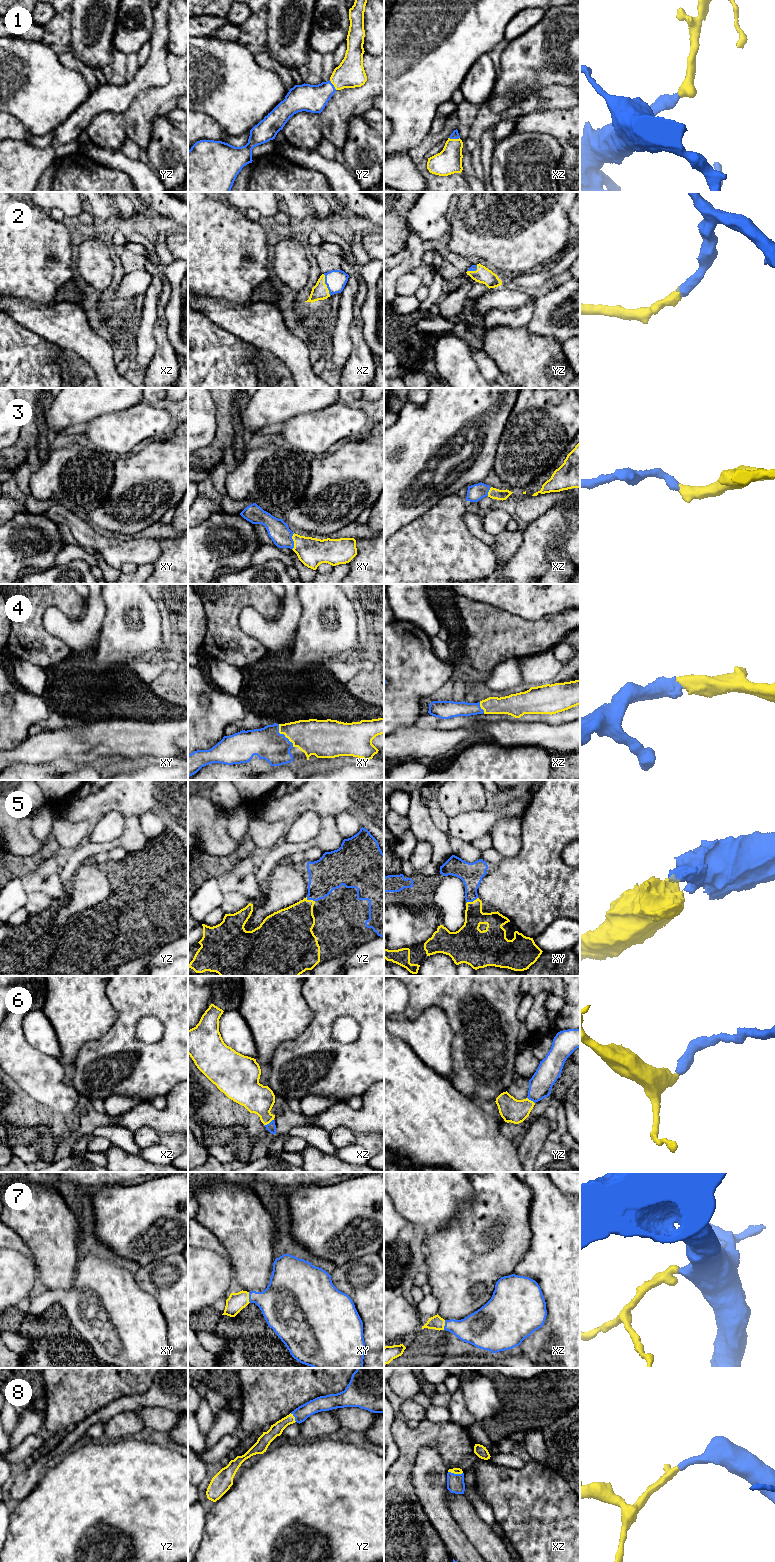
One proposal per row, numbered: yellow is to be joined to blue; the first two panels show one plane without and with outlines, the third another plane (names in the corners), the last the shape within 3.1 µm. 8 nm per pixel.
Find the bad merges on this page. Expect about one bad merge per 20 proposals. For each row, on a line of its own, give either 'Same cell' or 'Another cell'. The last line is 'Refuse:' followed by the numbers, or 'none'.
1: Same cell
2: Same cell
3: Same cell
4: Same cell
5: Same cell
6: Same cell
7: Same cell
8: Same cell
Refuse: none

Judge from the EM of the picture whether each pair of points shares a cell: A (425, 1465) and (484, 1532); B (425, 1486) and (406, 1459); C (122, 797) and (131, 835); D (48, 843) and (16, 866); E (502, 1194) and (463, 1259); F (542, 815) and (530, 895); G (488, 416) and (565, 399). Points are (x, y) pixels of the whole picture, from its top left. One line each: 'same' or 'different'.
A: different
B: different
C: different
D: same
E: same
F: same
G: different

